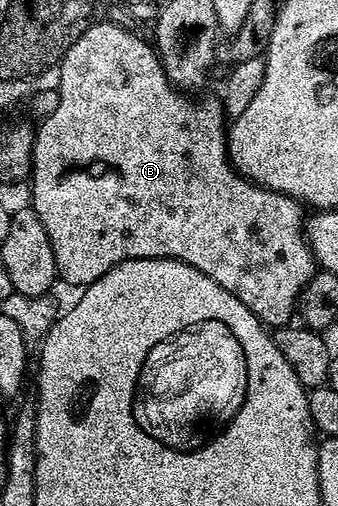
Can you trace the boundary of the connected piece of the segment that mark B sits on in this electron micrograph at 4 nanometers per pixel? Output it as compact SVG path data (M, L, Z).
M110 21L94 23L92 27L82 32L76 43L70 45L64 58L58 63L58 71L60 70L58 108L42 118L39 123L41 126L35 127L36 139L32 149L30 175L30 183L32 182L30 209L36 213L38 220L42 220L42 228L46 228L46 236L50 236L50 248L54 248L59 281L69 282L70 285L76 286L75 288L83 288L98 280L106 272L110 272L110 268L114 268L120 262L135 258L173 258L198 268L198 272L210 276L214 284L238 296L238 300L242 300L242 304L246 304L250 312L257 314L265 326L279 328L289 325L293 321L292 313L294 315L297 313L304 287L314 275L314 259L306 237L305 207L289 194L267 190L266 187L257 186L255 182L245 178L230 161L223 105L212 98L191 102L188 99L191 97L177 90L172 81L164 75L164 66L160 63L160 55L157 54L155 45L149 39L147 42L146 39L131 34L126 27Z

